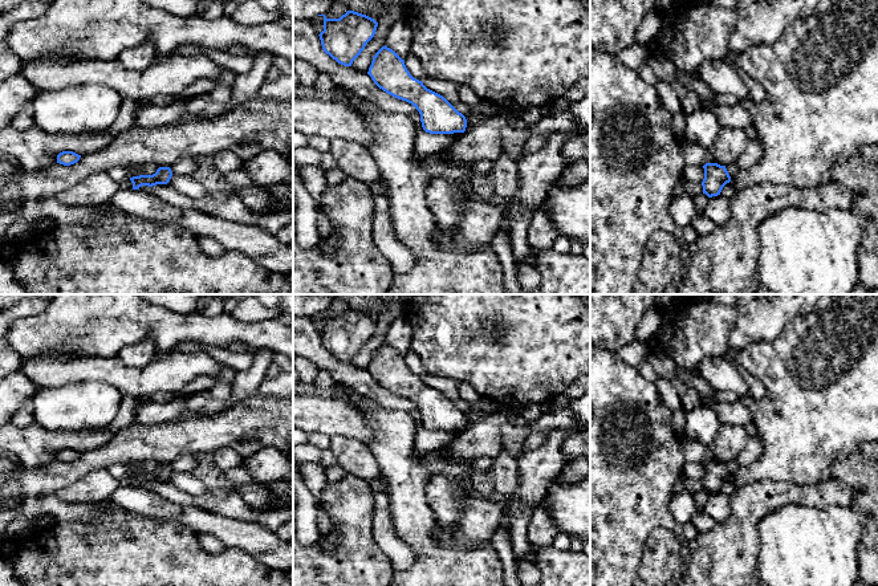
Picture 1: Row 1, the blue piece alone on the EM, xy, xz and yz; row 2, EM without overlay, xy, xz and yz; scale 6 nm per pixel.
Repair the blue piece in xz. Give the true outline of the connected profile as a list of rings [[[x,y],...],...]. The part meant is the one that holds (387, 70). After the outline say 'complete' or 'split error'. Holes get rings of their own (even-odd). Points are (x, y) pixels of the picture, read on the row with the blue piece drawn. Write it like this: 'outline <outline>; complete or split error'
outline [[[382,46],[373,57],[367,74],[387,94],[411,103],[420,114],[422,127],[430,134],[464,133],[466,117],[443,95],[414,78],[393,49]]]; complete

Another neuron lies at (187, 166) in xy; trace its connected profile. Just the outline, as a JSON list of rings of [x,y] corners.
[[[183,158],[174,163],[171,167],[174,175],[191,175],[194,176],[199,171],[199,163],[196,158]]]

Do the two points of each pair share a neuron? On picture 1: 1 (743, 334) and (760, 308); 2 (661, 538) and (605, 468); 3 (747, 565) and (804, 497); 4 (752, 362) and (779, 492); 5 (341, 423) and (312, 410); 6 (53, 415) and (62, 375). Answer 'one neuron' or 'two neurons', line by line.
1: one neuron
2: two neurons
3: one neuron
4: two neurons
5: one neuron
6: two neurons

